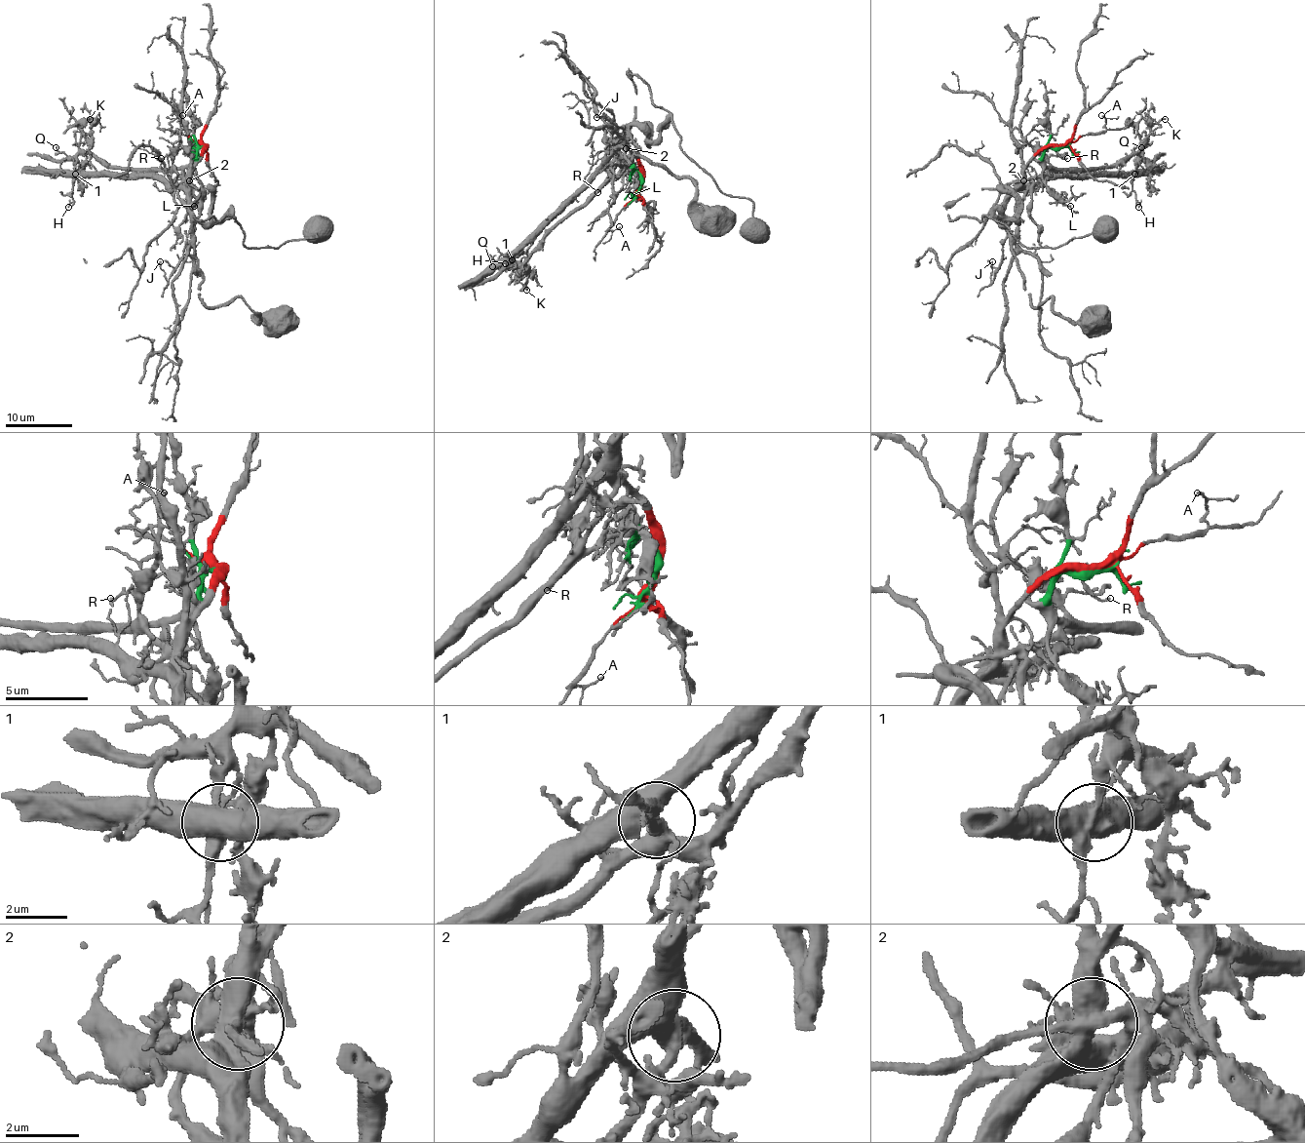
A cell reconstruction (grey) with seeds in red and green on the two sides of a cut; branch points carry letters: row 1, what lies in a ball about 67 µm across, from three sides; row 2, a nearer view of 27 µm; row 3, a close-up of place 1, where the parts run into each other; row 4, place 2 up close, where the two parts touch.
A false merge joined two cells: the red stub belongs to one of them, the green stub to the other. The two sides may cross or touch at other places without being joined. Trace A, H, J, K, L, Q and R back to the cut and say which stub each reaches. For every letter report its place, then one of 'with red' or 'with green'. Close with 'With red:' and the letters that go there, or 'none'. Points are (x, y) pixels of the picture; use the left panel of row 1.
A: (182, 115) | with red
H: (68, 207) | with green
J: (160, 261) | with red
K: (90, 119) | with green
L: (194, 206) | with green
Q: (56, 147) | with green
R: (161, 158) | with green
With red: A, J

